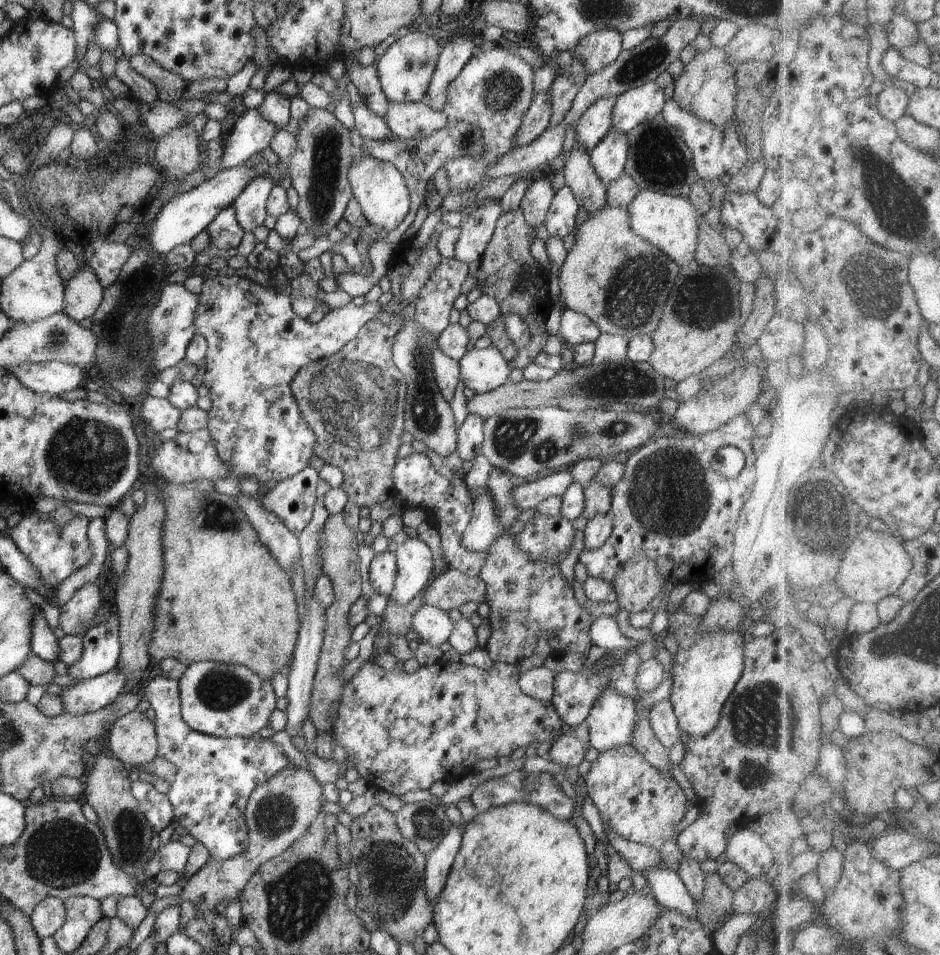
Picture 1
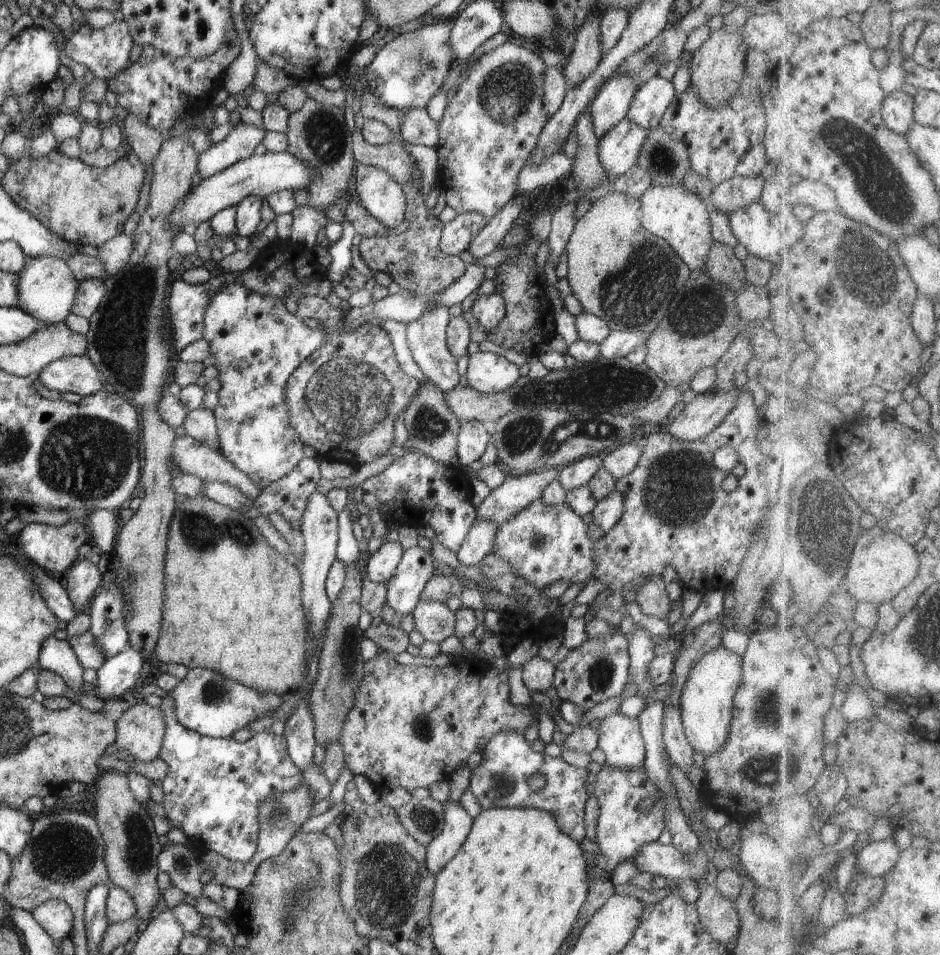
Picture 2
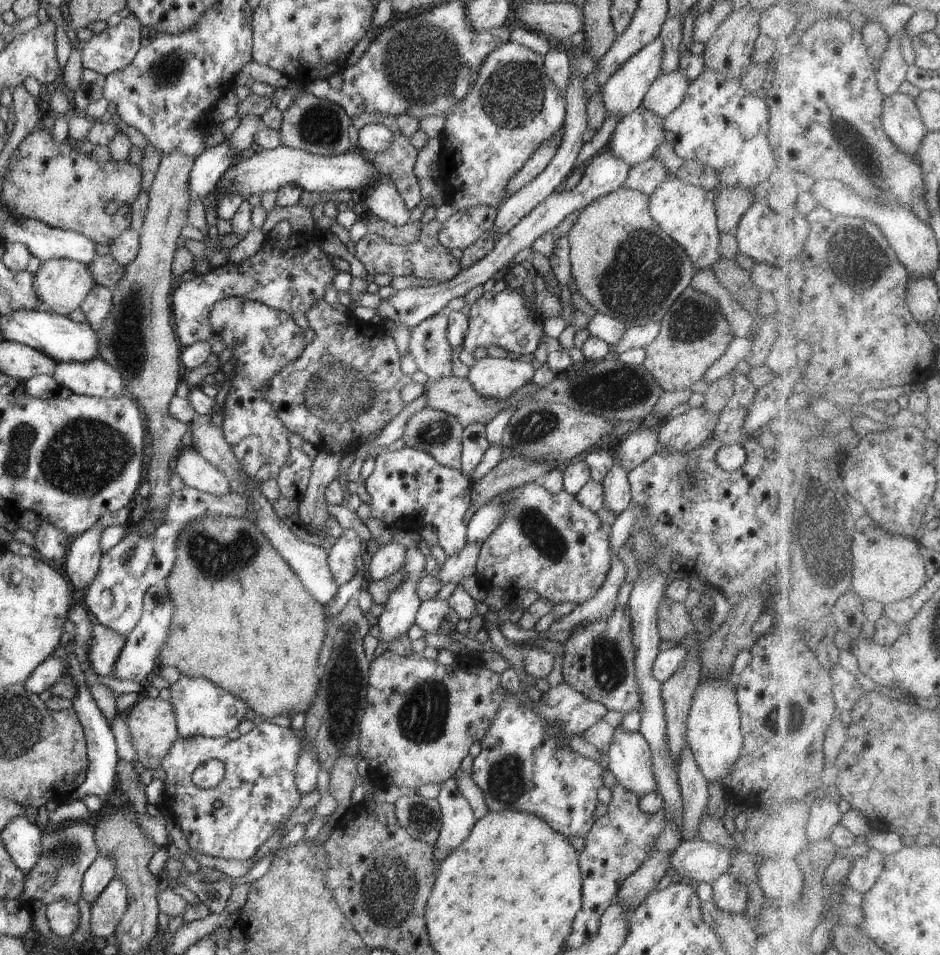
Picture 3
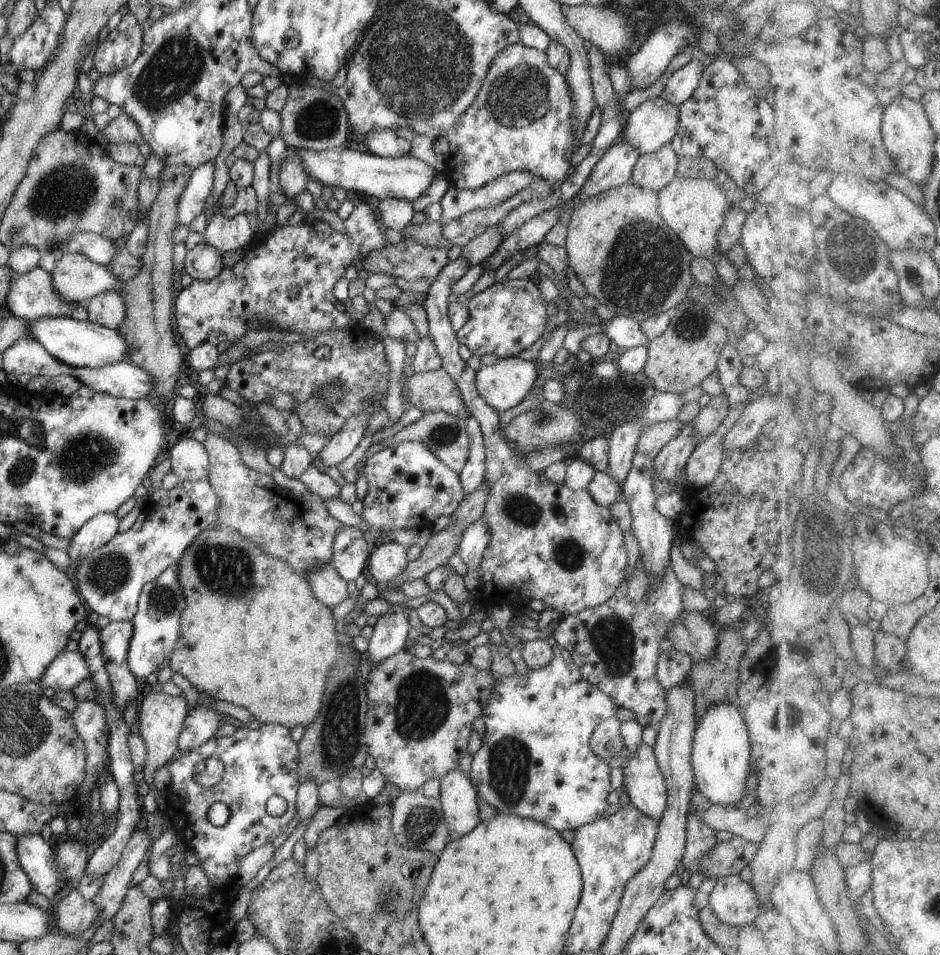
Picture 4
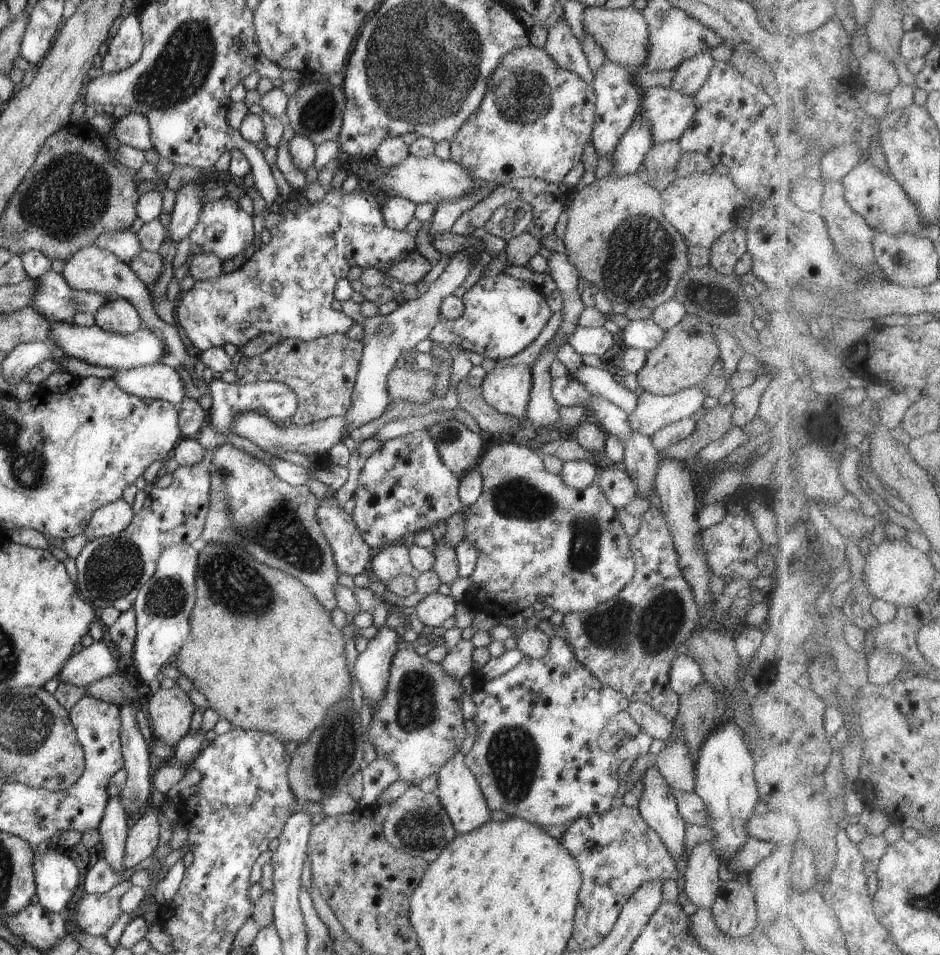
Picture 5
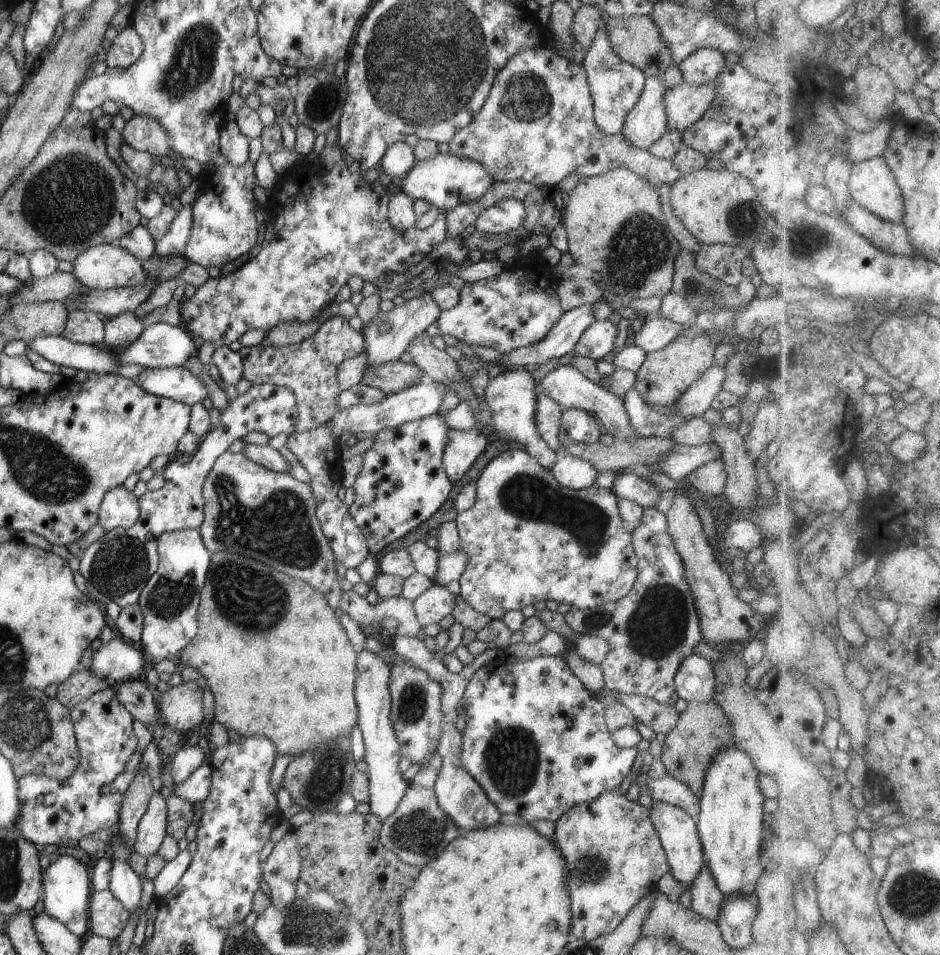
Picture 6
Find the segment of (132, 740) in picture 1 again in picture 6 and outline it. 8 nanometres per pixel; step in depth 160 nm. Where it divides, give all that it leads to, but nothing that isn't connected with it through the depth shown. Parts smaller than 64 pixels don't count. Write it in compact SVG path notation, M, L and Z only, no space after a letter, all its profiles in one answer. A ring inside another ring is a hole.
M197 681L171 685L158 696L159 716L179 734L198 731L200 724L204 724L202 692L203 688Z

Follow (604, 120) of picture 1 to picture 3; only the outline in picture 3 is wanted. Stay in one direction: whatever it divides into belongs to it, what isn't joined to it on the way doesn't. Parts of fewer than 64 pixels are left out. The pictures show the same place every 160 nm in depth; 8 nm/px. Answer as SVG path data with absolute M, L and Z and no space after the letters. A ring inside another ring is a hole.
M656 37L650 44L640 49L632 58L625 62L617 71L601 86L601 95L608 117L618 117L629 115L636 110L649 91L650 85L658 75L661 74L661 58L664 54L664 47L661 38Z

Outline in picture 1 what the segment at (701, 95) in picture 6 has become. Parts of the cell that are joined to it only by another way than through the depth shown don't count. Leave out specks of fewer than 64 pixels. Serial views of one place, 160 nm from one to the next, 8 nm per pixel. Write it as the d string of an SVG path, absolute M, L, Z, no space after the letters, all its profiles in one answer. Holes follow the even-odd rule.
M610 129L607 135L590 151L594 172L607 187L625 173L629 140L627 134Z

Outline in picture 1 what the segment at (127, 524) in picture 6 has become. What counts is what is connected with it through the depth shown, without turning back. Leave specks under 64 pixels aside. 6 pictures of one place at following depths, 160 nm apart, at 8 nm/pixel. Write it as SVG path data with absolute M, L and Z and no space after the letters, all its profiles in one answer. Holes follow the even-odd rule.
M86 583L70 601L59 607L59 626L64 634L83 637L94 616L106 607L97 583Z

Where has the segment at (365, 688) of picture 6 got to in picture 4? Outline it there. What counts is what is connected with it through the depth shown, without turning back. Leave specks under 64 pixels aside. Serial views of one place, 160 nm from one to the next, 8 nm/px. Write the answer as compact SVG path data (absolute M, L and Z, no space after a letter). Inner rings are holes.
M389 603L388 611L377 618L373 626L373 634L370 639L368 652L372 658L372 668L378 663L394 656L397 652L406 650L410 622L408 621L408 609L401 604Z

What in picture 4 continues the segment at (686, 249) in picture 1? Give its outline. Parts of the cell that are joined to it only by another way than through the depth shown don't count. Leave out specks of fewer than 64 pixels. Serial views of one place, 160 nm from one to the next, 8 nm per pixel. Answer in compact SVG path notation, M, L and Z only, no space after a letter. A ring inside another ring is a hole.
M675 177L657 193L659 213L664 222L678 235L693 257L712 261L719 274L718 278L727 288L732 288L744 273L730 261L723 259L719 251L717 232L724 222L725 214L734 205L728 202L724 187L716 183L714 179Z

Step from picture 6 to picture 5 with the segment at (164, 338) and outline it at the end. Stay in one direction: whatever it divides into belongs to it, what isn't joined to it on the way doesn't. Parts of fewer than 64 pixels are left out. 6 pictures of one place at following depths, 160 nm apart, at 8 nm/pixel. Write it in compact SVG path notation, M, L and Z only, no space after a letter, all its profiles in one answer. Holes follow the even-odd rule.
M53 322L51 324L50 344L58 347L70 359L78 359L95 367L106 367L115 371L164 362L169 357L163 338L153 333L144 324L136 332L123 335L105 331L95 324L85 327L74 322Z

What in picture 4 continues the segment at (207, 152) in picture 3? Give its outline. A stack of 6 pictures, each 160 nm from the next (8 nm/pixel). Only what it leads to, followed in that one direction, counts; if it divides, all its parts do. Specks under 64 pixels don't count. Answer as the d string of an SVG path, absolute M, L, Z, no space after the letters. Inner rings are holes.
M214 162L200 165L192 170L186 188L182 191L177 204L179 224L187 224L204 210L206 198L210 196L215 181Z

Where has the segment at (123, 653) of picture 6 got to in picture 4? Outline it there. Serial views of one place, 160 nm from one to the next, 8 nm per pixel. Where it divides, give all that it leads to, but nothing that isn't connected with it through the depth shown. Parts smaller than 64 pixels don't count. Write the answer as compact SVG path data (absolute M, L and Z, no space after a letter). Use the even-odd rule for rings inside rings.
M62 651L44 671L40 677L40 684L44 688L54 688L55 691L70 691L73 686L89 678L89 668L82 653L77 651Z

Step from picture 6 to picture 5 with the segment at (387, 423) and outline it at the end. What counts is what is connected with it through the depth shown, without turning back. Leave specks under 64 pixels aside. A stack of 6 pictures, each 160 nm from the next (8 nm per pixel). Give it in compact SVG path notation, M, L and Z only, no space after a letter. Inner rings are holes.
M244 411L236 414L233 420L233 425L230 425L233 434L248 438L250 442L254 442L258 448L269 452L276 450L284 450L284 452L299 452L309 457L320 458L334 444L342 441L347 427L345 417L330 417L323 421L316 421L307 425L291 425L279 426L272 419L261 415L256 411Z

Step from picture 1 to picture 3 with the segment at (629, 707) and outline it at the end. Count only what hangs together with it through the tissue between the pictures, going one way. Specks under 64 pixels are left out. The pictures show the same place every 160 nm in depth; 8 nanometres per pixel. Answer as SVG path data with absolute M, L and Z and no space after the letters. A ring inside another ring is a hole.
M618 726L606 753L606 769L627 791L637 794L639 798L657 791L651 748L639 730L627 731Z

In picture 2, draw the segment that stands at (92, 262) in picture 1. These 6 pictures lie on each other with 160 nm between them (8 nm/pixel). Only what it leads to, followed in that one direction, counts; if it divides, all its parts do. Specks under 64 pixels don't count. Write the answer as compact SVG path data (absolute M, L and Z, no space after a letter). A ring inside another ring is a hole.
M122 232L97 247L97 257L107 277L114 276L128 262L133 244L133 237Z

